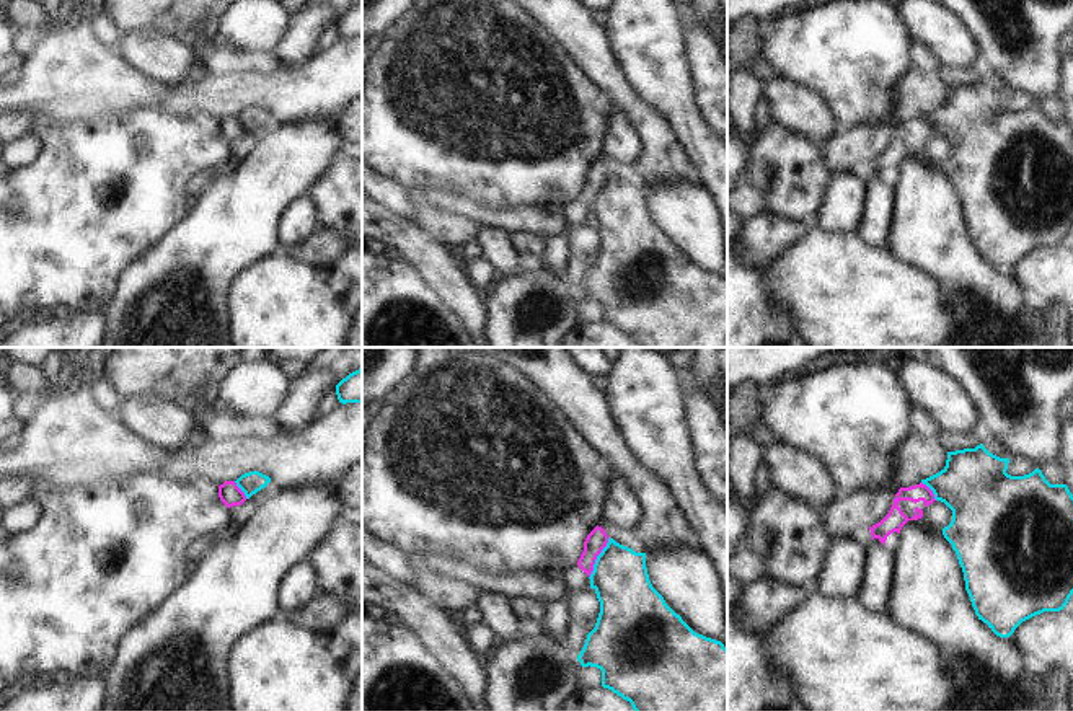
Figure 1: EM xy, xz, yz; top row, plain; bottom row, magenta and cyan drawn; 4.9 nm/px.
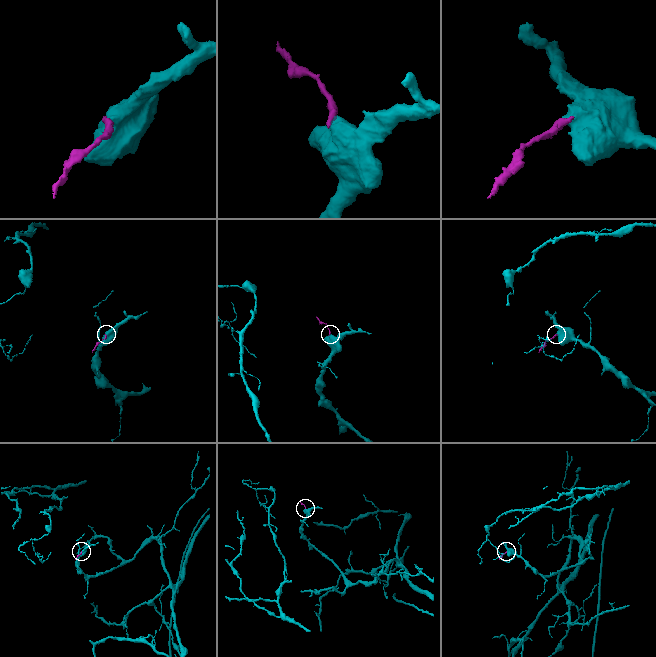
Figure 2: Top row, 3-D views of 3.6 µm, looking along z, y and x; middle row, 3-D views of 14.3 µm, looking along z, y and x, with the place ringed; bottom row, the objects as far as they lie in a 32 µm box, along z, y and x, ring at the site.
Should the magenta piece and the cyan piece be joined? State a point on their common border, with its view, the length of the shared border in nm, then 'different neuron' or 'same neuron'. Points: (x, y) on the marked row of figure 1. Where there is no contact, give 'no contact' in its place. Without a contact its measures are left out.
xz (596, 558) | 220 nm | different neuron

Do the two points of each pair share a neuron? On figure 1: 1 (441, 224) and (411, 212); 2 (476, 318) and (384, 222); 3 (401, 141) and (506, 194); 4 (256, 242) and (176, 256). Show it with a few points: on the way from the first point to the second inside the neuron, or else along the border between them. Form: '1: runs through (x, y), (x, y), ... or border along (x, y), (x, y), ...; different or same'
1: runs through (434, 222), (418, 214); same
2: runs through (457, 294), (408, 243); same
3: runs through (428, 141), (447, 152), (457, 152), (480, 168); same
4: runs through (237, 242), (214, 242), (196, 256); same

